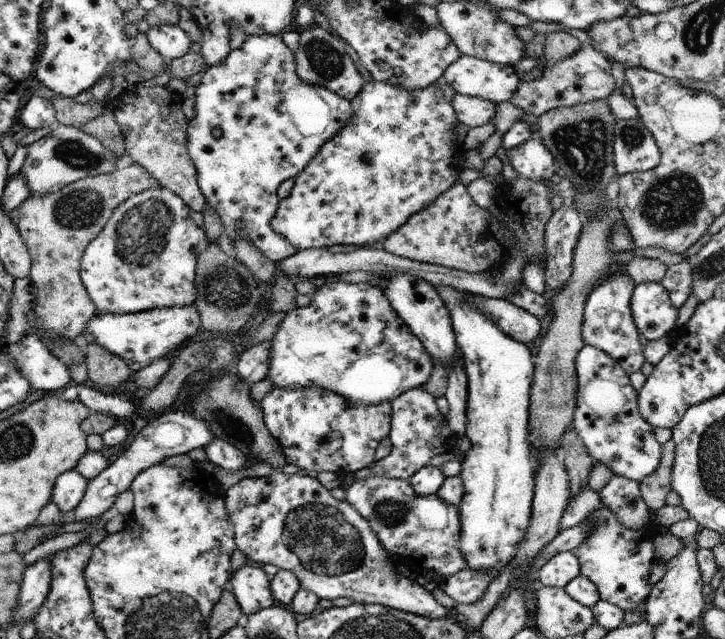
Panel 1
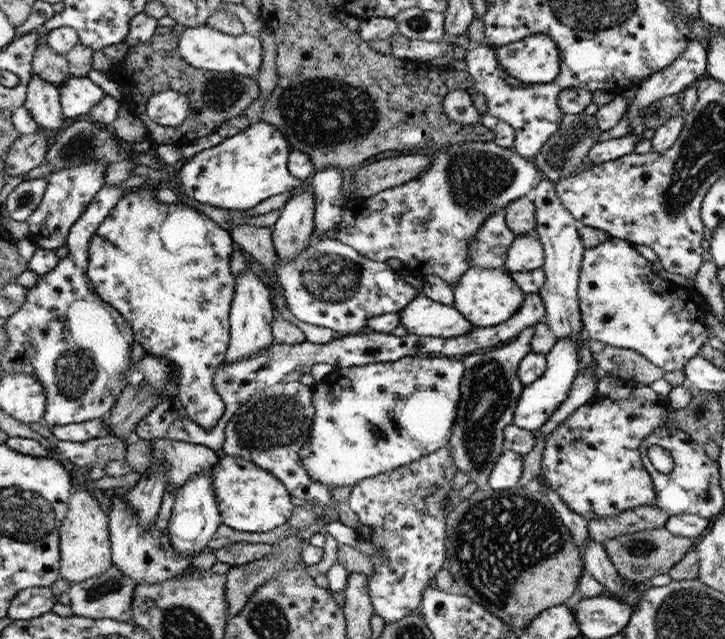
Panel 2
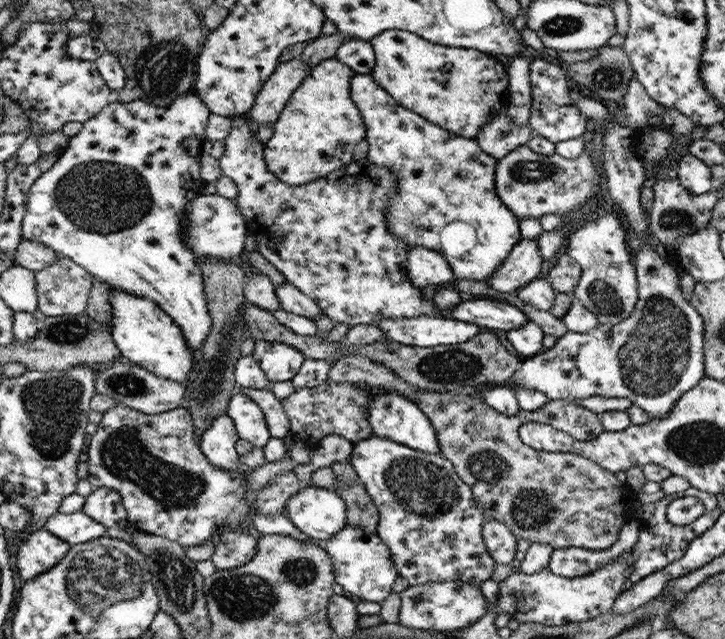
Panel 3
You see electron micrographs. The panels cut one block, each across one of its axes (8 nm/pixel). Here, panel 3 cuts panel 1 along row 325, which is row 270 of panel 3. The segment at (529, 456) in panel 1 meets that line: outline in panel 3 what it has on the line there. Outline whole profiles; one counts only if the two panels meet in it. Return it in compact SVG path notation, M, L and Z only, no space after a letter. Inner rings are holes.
M371 74L352 77L350 96L362 114L365 140L370 145L366 159L397 177L395 190L386 205L386 228L396 238L406 241L410 249L422 246L439 253L448 262L455 279L488 279L522 238L518 218L500 201L495 190L497 160L483 152L476 140L457 136L400 106Z

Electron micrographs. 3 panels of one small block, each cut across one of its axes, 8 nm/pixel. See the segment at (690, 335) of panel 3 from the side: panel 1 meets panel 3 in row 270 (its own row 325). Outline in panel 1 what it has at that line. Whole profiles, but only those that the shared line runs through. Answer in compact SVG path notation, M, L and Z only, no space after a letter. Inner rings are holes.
M658 282L638 284L630 300L632 320L643 341L660 340L676 327L676 310L666 288Z

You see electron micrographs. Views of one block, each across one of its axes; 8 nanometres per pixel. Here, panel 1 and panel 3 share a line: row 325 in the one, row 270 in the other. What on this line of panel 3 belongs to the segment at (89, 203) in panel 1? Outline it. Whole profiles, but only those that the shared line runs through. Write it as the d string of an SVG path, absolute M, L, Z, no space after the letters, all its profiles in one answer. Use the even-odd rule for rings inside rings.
M58 256L57 262L35 274L38 310L46 317L83 314L89 306L89 293L93 290L96 277L70 258Z

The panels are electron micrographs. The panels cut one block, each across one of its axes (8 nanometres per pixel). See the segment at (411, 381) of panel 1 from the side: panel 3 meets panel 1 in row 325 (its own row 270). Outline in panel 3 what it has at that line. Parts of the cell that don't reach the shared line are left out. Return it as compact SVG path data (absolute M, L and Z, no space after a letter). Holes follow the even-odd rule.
M242 114L229 116L231 132L225 139L225 154L219 159L222 173L237 184L239 192L235 202L246 219L248 233L255 235L257 251L269 264L284 273L286 282L318 303L322 314L349 326L378 324L380 319L389 318L444 316L480 325L490 331L502 330L506 333L508 330L522 328L530 321L522 309L488 297L464 297L452 310L441 311L434 300L426 300L422 290L412 286L405 268L410 246L386 228L386 205L397 184L394 174L365 158L358 162L352 160L347 166L326 174L324 178L317 178L315 182L289 186L267 170L263 145L258 143L257 135L250 134L248 121L243 117Z

